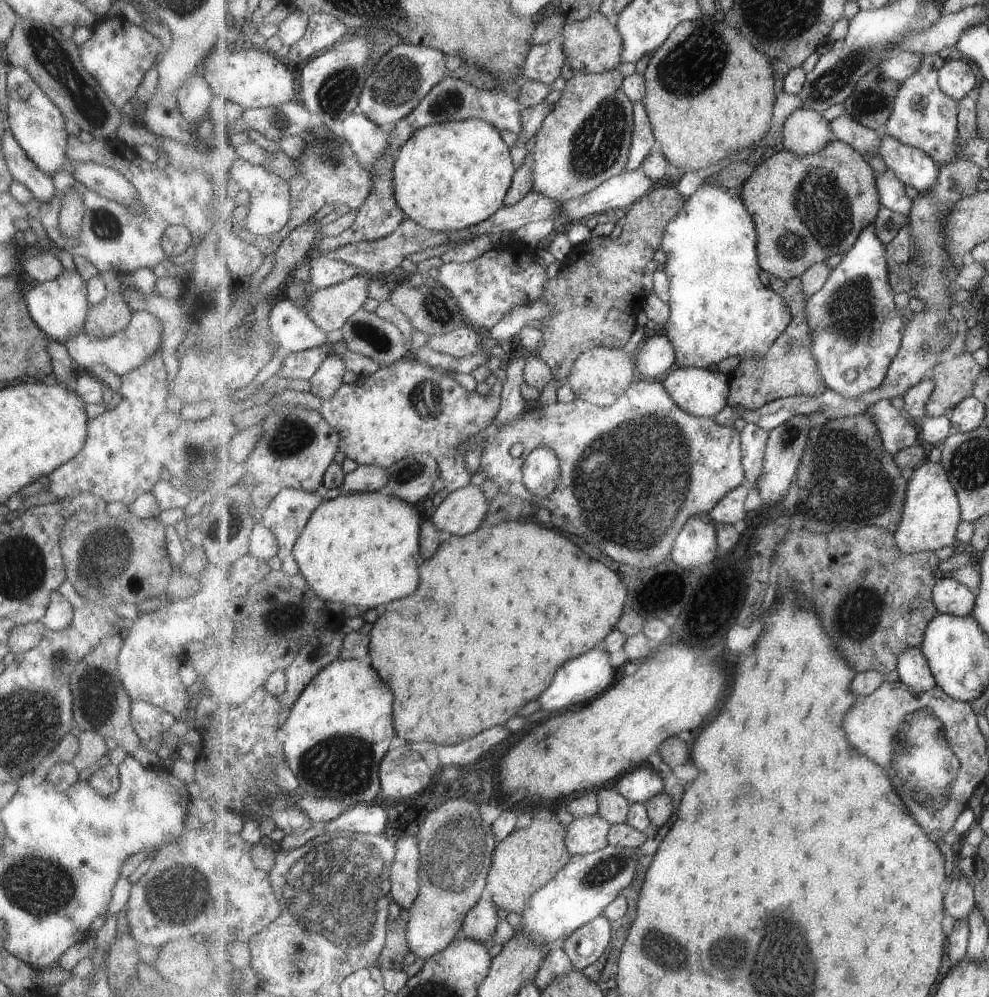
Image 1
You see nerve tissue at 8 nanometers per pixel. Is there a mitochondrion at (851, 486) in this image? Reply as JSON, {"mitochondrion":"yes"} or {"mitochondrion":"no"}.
{"mitochondrion":"yes"}

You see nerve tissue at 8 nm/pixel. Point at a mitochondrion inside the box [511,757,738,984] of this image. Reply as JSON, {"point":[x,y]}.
{"point":[661,948]}

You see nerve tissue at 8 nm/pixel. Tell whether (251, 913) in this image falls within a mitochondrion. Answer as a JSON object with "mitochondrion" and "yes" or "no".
{"mitochondrion":"no"}

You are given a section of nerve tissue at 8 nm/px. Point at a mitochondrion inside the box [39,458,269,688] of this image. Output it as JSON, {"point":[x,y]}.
{"point":[98,552]}

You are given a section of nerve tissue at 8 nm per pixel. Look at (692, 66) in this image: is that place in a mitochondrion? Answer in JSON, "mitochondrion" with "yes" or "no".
{"mitochondrion":"yes"}

